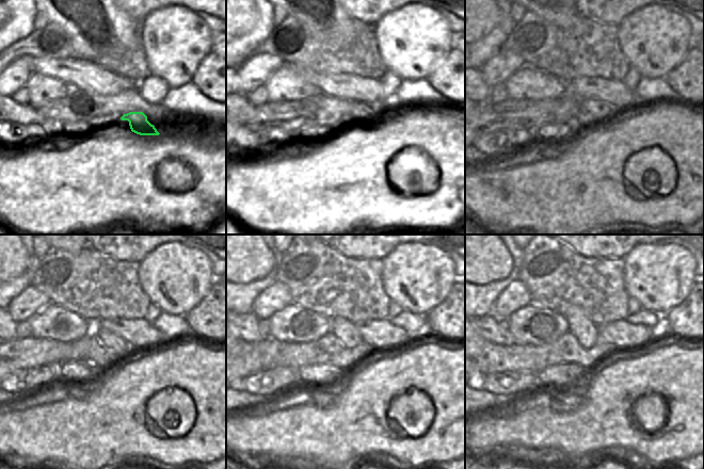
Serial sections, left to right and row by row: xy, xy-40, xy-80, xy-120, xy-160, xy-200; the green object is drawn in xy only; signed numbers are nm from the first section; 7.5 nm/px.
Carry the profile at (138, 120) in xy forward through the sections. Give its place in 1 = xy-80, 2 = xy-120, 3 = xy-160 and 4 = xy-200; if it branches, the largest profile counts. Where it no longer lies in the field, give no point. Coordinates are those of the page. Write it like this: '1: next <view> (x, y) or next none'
1: next xy-80 (593, 110)
2: next xy-120 (123, 350)
3: next xy-160 (345, 330)
4: next xy-200 (586, 332)

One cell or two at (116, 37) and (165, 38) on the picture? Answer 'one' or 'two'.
two

